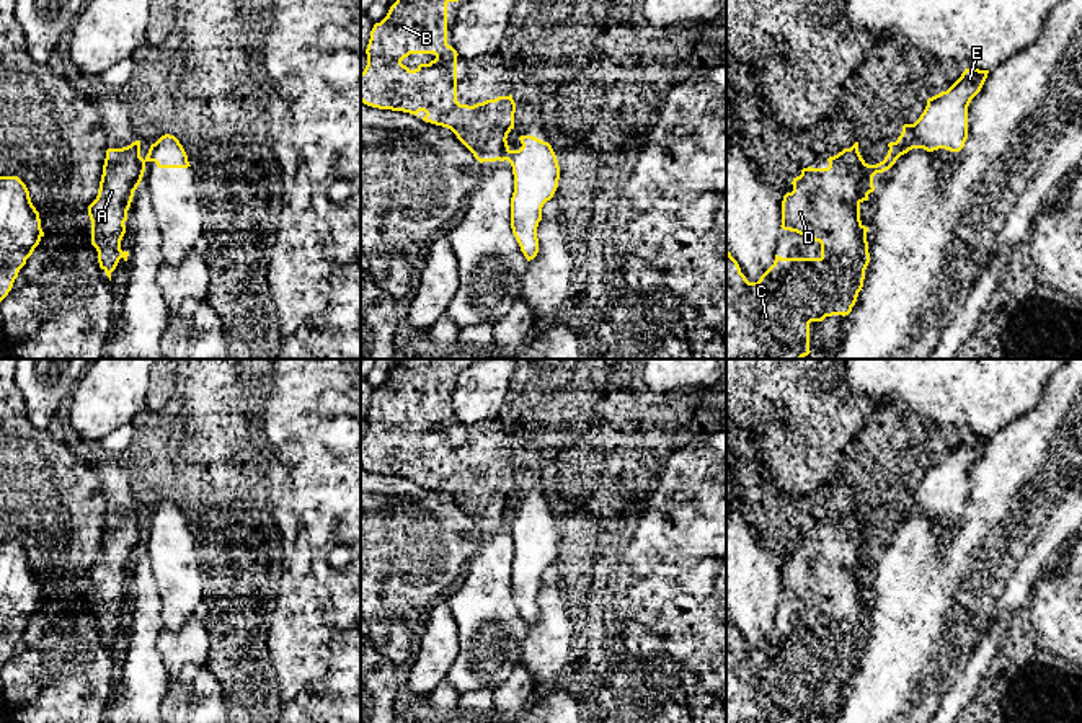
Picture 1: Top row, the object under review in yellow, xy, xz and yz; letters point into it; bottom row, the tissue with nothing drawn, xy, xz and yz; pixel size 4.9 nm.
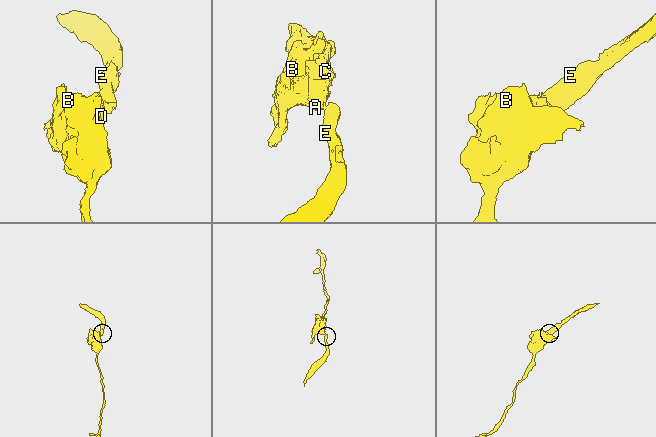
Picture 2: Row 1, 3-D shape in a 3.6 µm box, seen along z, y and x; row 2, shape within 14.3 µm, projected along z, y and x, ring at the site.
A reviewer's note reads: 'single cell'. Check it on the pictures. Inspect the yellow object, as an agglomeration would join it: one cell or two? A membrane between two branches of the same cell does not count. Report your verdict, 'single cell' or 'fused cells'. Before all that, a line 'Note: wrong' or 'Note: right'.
Note: wrong
fused cells

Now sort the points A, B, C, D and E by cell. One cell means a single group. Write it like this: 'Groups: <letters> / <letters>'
Groups: A B C D / E

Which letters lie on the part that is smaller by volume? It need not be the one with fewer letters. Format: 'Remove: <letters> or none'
Remove: E

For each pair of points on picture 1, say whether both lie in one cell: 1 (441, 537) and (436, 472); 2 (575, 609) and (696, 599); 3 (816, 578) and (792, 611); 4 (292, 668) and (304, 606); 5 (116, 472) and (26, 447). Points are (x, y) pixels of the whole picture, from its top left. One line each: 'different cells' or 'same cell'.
1: different cells
2: same cell
3: same cell
4: same cell
5: different cells

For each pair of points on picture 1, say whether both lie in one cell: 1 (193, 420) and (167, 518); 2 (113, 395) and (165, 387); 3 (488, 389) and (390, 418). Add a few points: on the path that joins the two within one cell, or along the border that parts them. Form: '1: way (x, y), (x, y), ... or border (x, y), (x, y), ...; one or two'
1: border (150, 510), (172, 500), (191, 532); two
2: border (149, 376), (146, 407), (131, 423); two
3: border (457, 376), (452, 413), (461, 421), (475, 425); two

